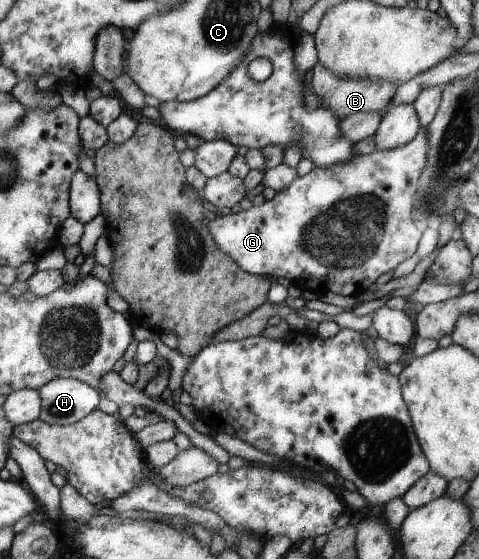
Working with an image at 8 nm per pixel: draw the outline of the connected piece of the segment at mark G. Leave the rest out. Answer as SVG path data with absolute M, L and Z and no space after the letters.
M421 128L417 137L405 146L394 148L393 150L374 150L369 154L361 154L349 159L343 164L332 164L331 166L314 166L309 173L304 176L297 176L288 187L276 193L273 199L267 200L263 205L252 206L248 210L239 211L229 215L217 217L210 221L209 226L215 237L215 242L223 252L226 252L245 271L251 274L269 276L274 280L278 277L286 277L291 283L298 286L302 291L314 291L318 297L324 293L337 293L340 295L352 295L358 293L358 283L360 283L360 293L366 291L372 283L383 273L395 269L402 261L416 253L418 241L422 237L423 227L416 225L412 219L411 211L413 206L413 195L418 189L418 178L424 169L427 160L427 129Z

